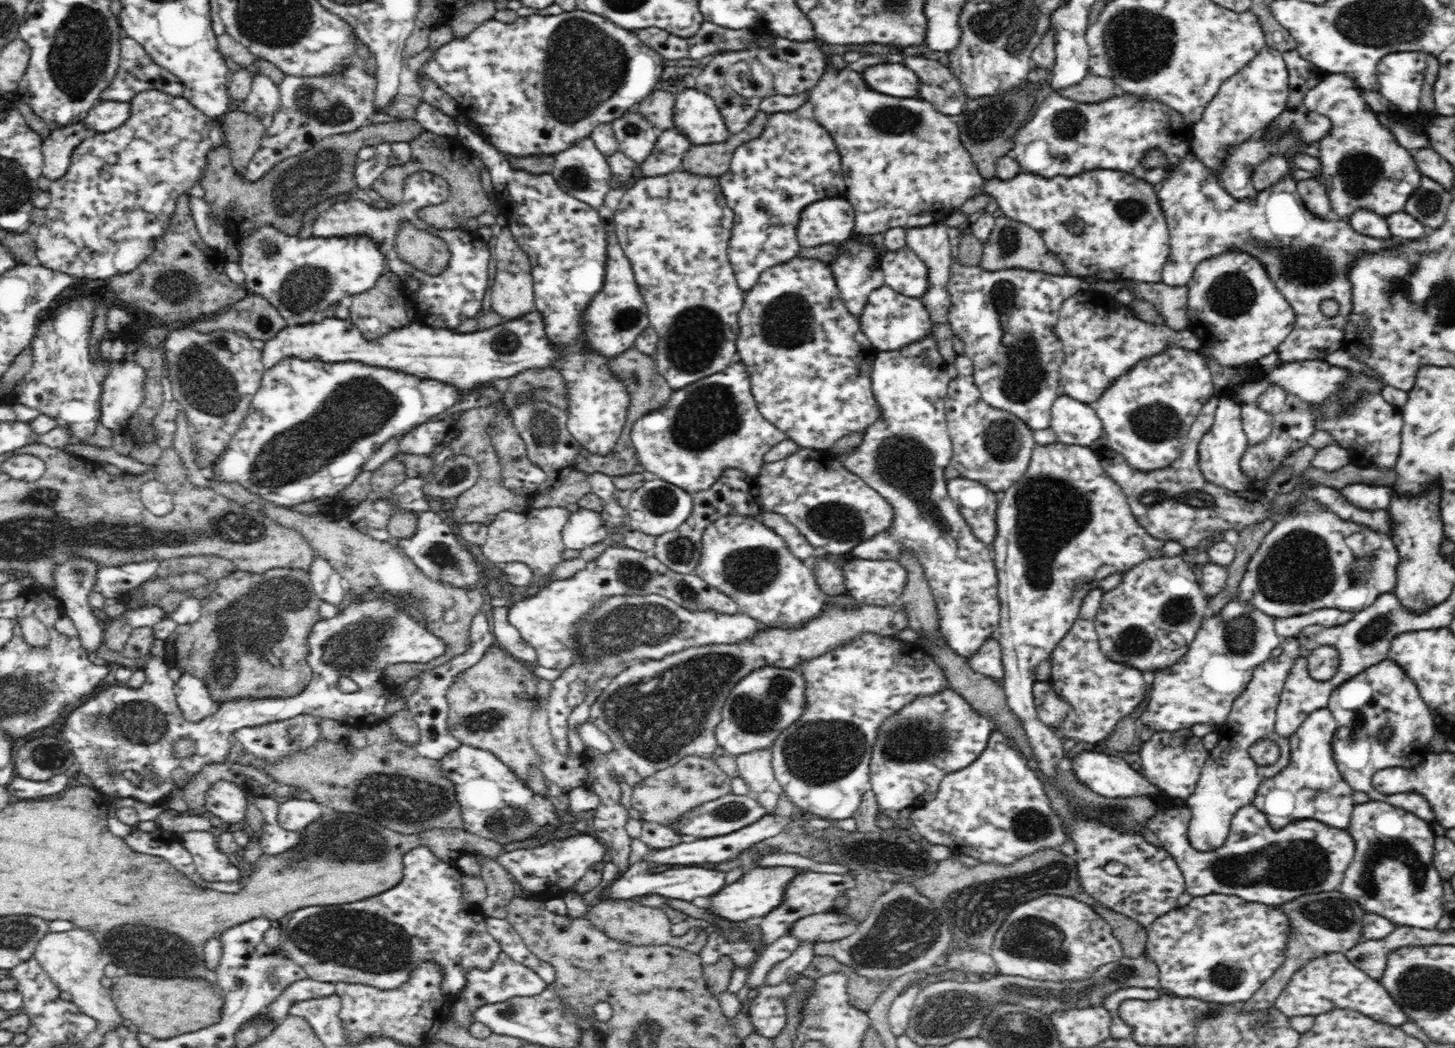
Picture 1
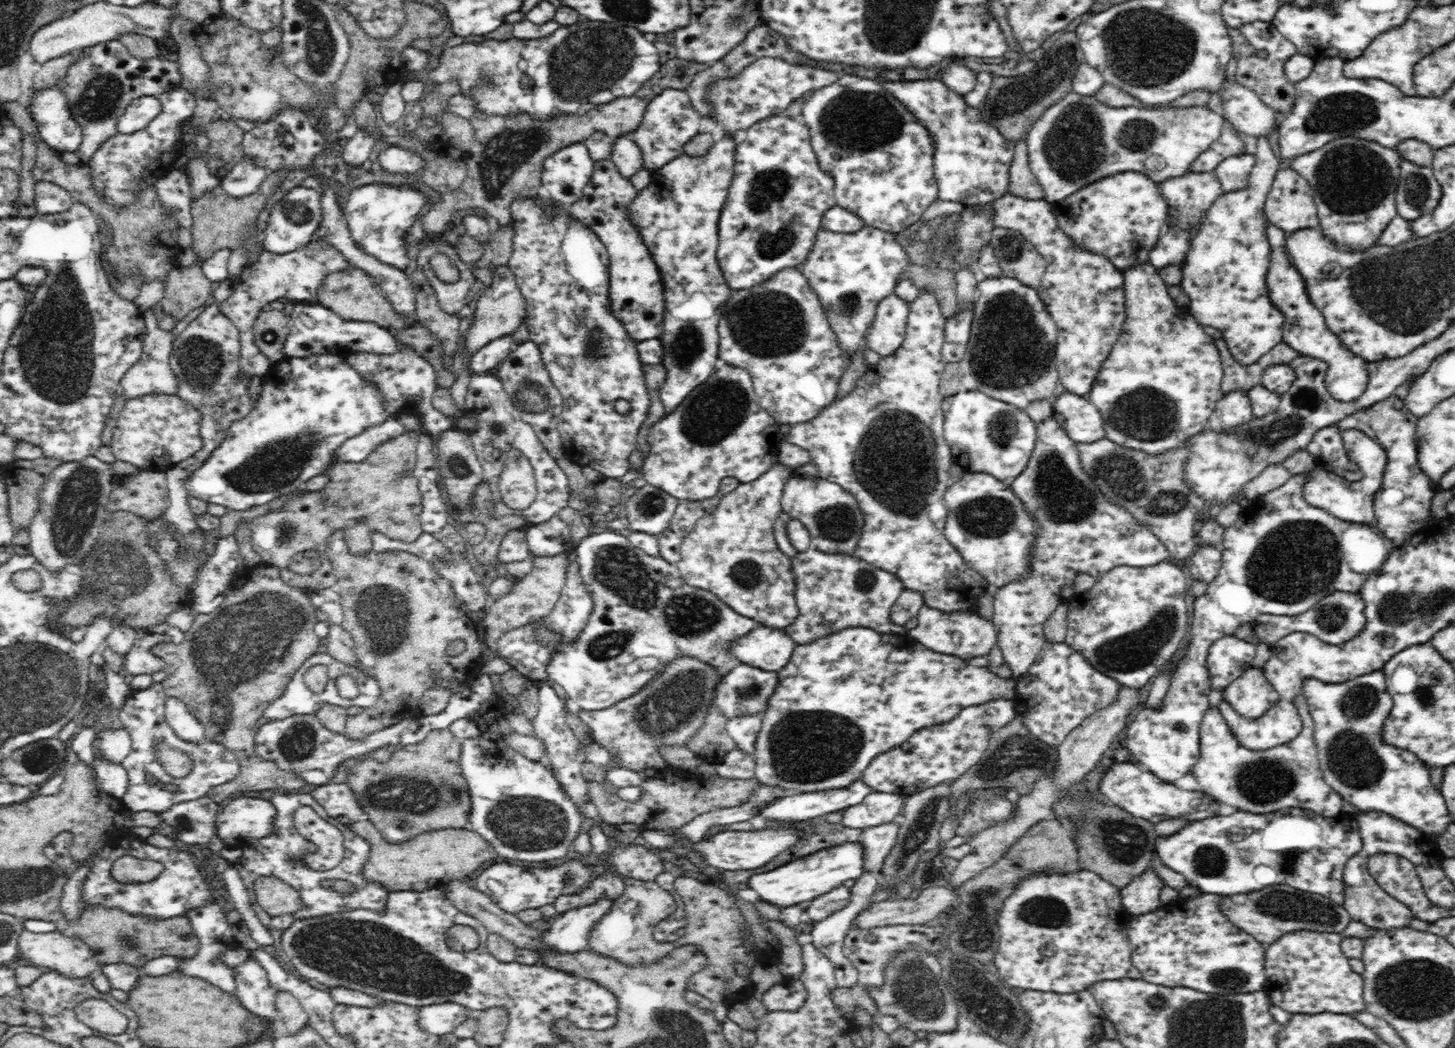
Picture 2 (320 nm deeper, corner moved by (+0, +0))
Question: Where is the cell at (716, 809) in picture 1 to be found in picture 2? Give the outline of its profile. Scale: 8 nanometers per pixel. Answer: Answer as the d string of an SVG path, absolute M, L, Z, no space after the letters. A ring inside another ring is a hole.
M862 779L854 780L846 788L832 788L816 792L795 792L786 794L761 810L761 815L769 821L782 823L815 822L824 814L843 810L860 804L875 790Z

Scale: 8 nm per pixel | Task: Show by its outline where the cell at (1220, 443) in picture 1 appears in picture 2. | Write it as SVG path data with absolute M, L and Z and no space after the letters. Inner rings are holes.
M1233 391L1218 400L1210 415L1208 428L1218 433L1253 420L1253 408L1248 391Z

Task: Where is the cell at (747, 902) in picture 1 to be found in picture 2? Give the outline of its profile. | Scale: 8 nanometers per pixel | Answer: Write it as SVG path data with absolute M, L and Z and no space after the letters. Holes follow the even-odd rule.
M844 842L788 862L776 870L752 876L750 888L755 890L766 903L774 904L776 907L784 909L793 905L806 904L817 896L842 886L848 880L856 881L862 878L862 874L866 872L864 862L866 862L864 846L856 842Z

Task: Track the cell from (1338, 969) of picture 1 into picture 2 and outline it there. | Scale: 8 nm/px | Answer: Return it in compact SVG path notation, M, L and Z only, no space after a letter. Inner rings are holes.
M1294 930L1265 944L1264 971L1269 982L1263 990L1273 1004L1289 1013L1301 1014L1333 1012L1350 1015L1365 1010L1363 979L1352 971L1349 958L1342 953L1343 938L1338 932Z

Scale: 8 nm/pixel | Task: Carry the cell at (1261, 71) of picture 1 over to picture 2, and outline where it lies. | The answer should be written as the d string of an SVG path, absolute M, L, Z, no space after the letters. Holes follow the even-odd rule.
M1213 171L1205 173L1186 173L1184 176L1176 176L1164 182L1158 183L1162 197L1166 199L1166 225L1165 229L1190 230L1200 224L1205 212L1210 205L1224 194L1220 181L1216 179Z

